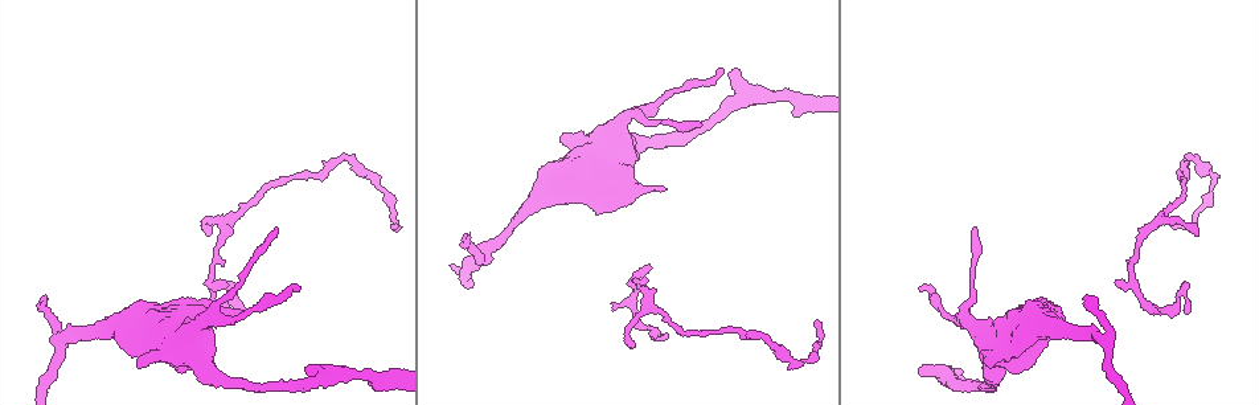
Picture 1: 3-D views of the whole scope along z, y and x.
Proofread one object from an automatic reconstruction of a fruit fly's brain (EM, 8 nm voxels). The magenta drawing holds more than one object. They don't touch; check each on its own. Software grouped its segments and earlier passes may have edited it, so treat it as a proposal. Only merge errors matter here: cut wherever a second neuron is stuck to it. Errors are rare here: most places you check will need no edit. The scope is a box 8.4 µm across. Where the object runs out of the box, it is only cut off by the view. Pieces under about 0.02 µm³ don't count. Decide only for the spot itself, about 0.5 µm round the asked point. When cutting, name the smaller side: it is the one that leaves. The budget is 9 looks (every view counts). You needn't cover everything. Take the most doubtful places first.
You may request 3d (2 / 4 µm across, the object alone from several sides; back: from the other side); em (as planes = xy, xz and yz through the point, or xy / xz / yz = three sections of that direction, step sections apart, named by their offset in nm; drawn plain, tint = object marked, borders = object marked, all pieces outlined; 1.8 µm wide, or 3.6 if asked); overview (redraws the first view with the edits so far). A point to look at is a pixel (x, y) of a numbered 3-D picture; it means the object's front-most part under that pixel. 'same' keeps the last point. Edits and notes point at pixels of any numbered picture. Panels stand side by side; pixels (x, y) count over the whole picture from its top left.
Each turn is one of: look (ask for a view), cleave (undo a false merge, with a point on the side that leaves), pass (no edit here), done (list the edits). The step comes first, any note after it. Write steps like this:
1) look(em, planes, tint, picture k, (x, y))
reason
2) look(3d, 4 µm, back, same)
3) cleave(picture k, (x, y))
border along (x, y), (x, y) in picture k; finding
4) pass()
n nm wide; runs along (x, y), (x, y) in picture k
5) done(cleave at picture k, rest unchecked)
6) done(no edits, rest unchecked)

look(em, xz, step 16, tint, picture 1, (771, 340))
abrupt turn

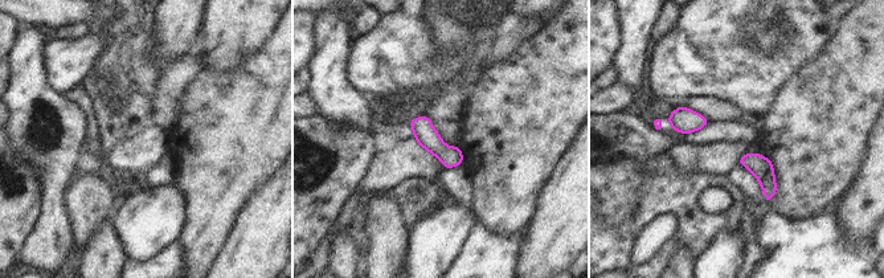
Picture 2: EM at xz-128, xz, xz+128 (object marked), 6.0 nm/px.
look(em, planes, tint, same)

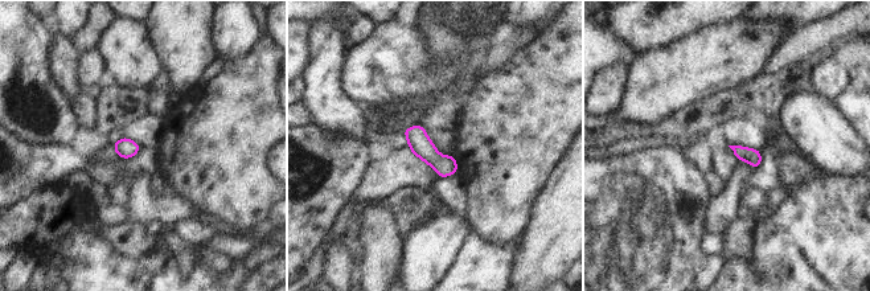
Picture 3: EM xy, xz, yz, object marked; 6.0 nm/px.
pass()
one neuron here

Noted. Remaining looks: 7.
look(em, planes, tint, picture 1, (629, 114))

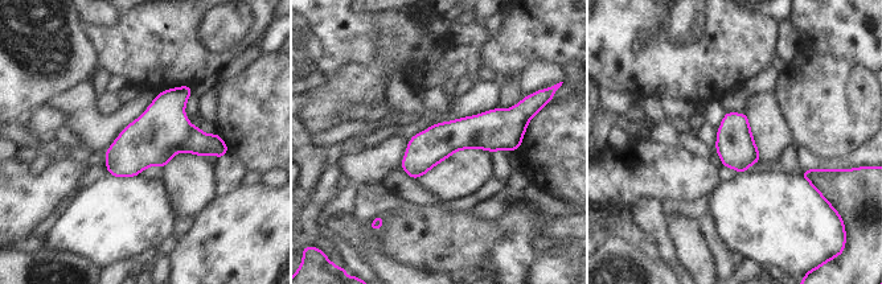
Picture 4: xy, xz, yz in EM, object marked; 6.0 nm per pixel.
pass()
220 nm wide; one neuron here

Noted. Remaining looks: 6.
look(3d, 2 µm, picture 1, (320, 379))
arms part here

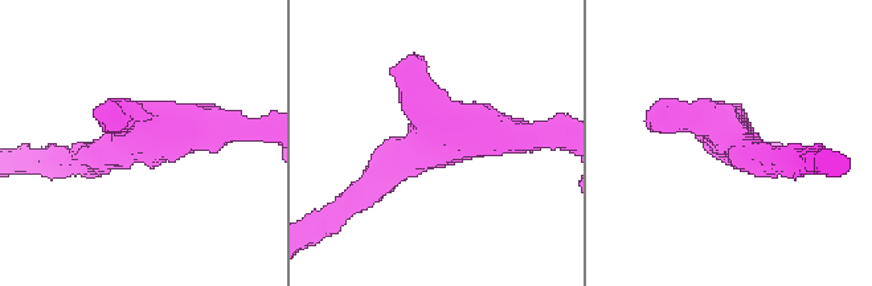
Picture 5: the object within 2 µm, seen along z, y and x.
look(em, planes, tint, picture 5, (732, 140))

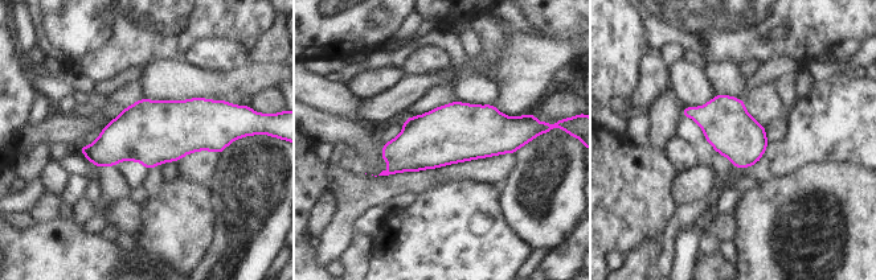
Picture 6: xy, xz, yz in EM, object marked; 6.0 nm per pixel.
pass()
continuous, no second neuron

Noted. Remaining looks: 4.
look(3d, 2 µm, picture 1, (635, 292))
sharp bend

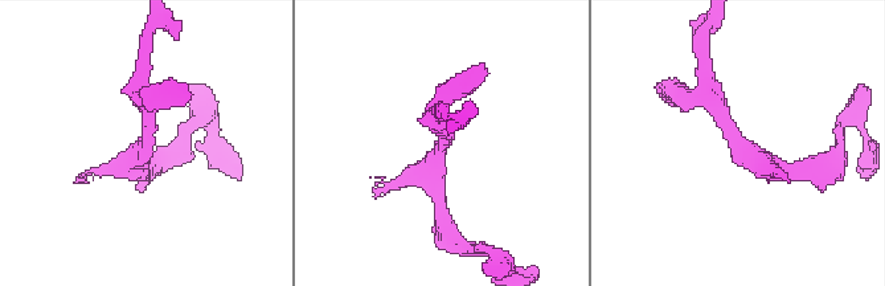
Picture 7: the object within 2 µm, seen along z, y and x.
look(em, xz, step 16, tint, picture 7, (147, 134))
now the EM

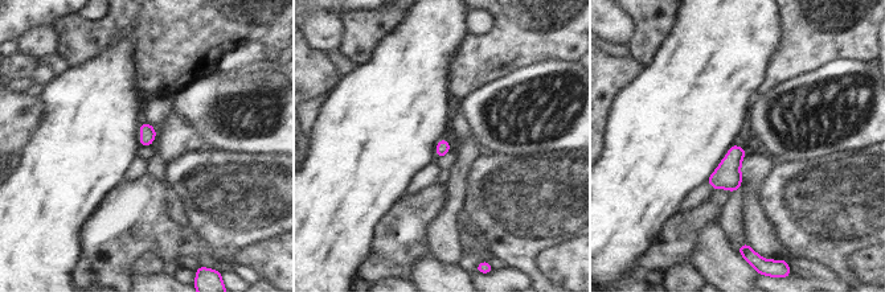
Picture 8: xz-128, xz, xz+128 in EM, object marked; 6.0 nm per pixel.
look(em, planes, tint, same)

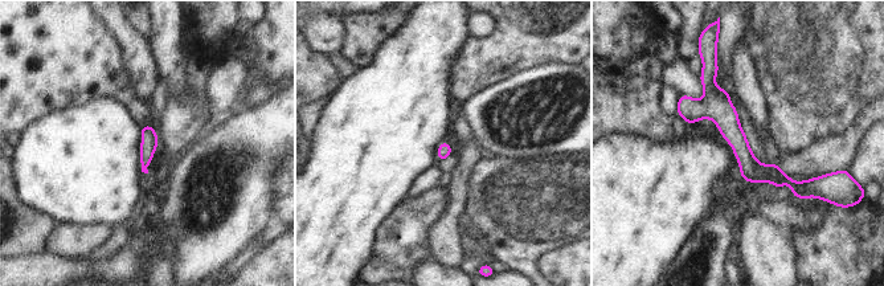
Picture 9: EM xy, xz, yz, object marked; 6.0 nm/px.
pass()
one neuron here

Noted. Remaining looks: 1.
done(no edits, rest unchecked)

